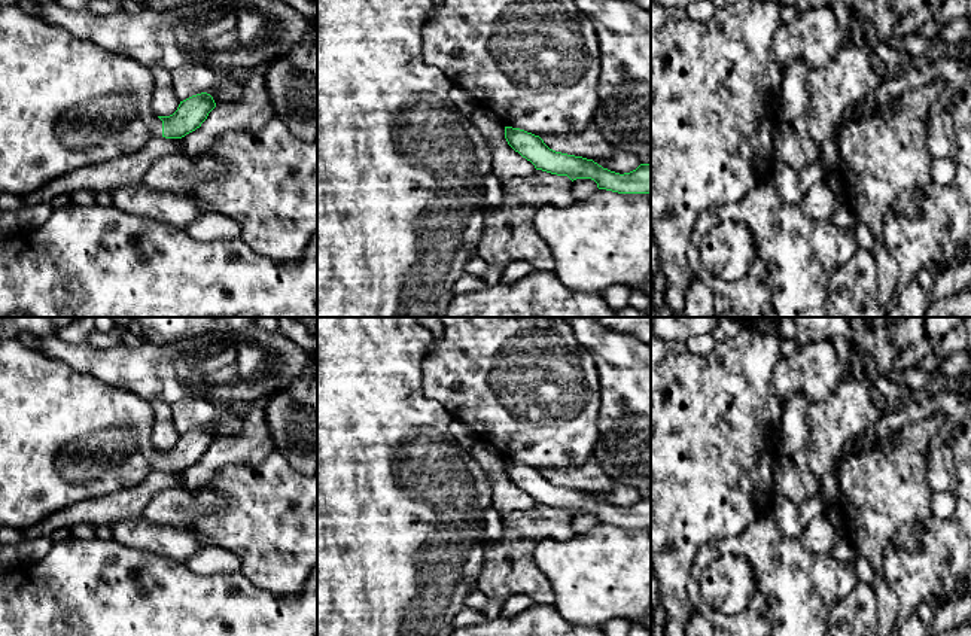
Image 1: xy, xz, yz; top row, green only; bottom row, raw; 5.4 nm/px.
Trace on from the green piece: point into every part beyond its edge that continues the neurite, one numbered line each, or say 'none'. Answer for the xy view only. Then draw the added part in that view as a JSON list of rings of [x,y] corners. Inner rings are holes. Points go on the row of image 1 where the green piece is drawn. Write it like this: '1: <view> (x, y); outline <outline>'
1: xy (66, 103); outline [[[18,3],[0,7],[0,194],[25,197],[37,192],[64,173],[136,153],[149,140],[162,137],[162,121],[150,106],[152,91],[153,74],[150,69],[139,64],[133,58],[101,49],[98,45],[80,39],[63,27],[49,24],[36,15],[28,15]]]

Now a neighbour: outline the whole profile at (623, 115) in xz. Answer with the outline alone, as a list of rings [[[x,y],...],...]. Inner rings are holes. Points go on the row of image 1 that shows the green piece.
[[[575,0],[599,39],[600,74],[593,116],[617,150],[651,164],[651,10],[628,0]]]

